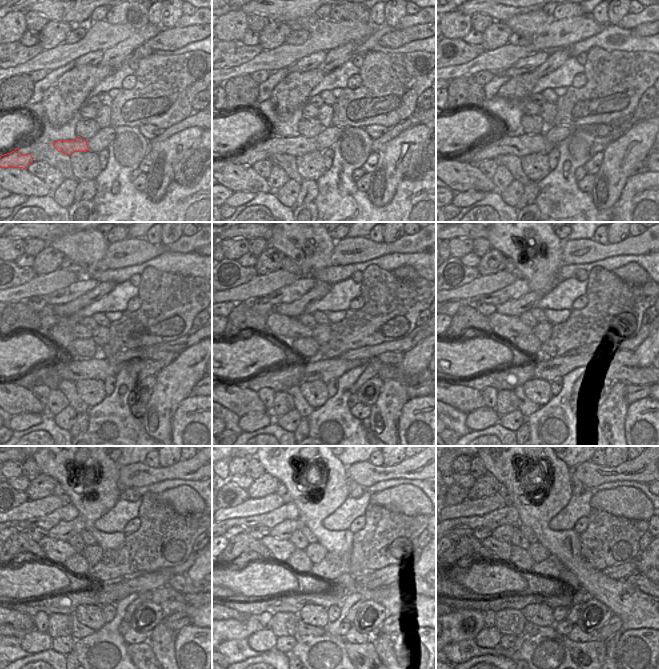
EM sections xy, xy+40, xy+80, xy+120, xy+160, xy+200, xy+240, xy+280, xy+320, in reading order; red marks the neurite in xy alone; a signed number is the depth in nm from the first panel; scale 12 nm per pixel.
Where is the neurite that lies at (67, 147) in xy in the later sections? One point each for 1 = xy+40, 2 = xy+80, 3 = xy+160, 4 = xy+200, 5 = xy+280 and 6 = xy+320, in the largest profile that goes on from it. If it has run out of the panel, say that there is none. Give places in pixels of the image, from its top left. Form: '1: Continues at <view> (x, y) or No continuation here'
1: Continues at xy+40 (296, 146)
2: Continues at xy+80 (524, 145)
3: Continues at xy+160 (323, 369)
4: Continues at xy+200 (549, 369)
5: Continues at xy+280 (384, 577)
6: Continues at xy+320 (617, 572)

